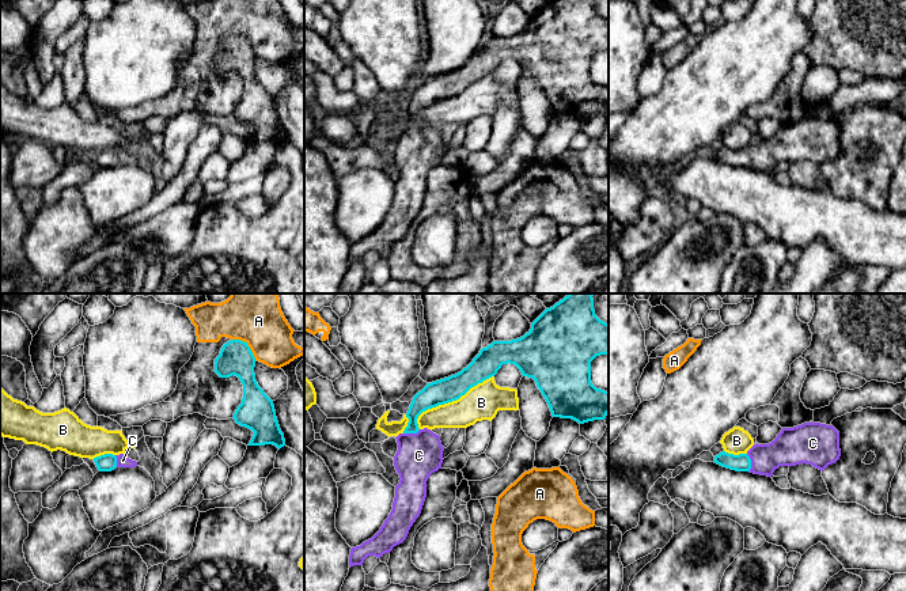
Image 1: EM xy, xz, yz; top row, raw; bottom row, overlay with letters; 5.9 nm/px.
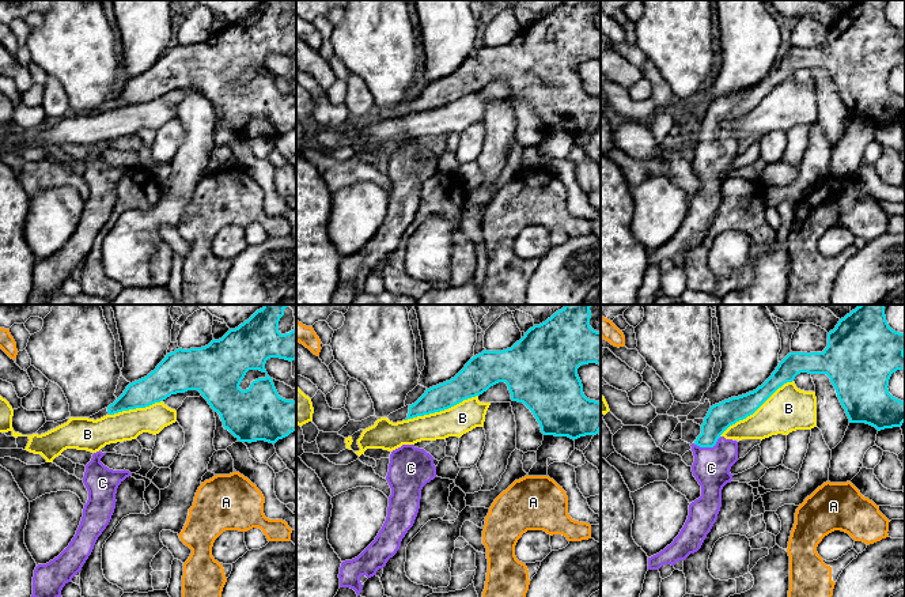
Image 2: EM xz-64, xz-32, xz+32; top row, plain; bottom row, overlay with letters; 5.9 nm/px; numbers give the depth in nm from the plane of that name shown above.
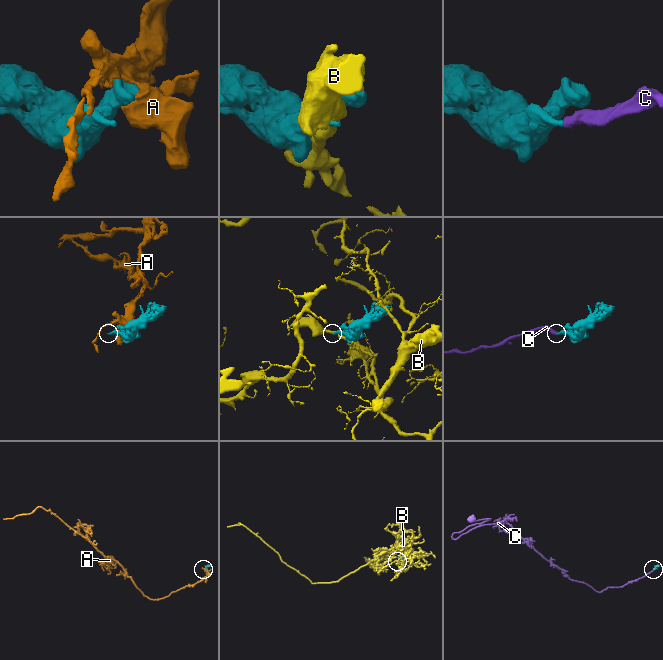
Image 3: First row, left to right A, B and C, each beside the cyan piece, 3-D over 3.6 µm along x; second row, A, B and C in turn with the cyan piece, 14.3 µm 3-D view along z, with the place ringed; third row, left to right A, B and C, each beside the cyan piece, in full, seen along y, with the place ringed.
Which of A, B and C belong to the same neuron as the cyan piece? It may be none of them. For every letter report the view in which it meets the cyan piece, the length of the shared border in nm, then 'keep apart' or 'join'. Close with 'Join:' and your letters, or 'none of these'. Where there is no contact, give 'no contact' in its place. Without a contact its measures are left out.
A: xy | 200 nm | keep apart
B: xz | 550 nm | keep apart
C: yz | 110 nm | join
Join: C

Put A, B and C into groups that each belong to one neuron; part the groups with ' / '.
A / B / C

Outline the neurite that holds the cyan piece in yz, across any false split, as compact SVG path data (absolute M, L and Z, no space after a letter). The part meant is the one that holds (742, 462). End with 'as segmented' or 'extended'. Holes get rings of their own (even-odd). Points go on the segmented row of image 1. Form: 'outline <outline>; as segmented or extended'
outline M804 423L782 428L769 444L754 444L746 454L714 456L714 463L736 470L772 477L780 466L812 465L825 470L841 456L839 432L833 425Z; extended

